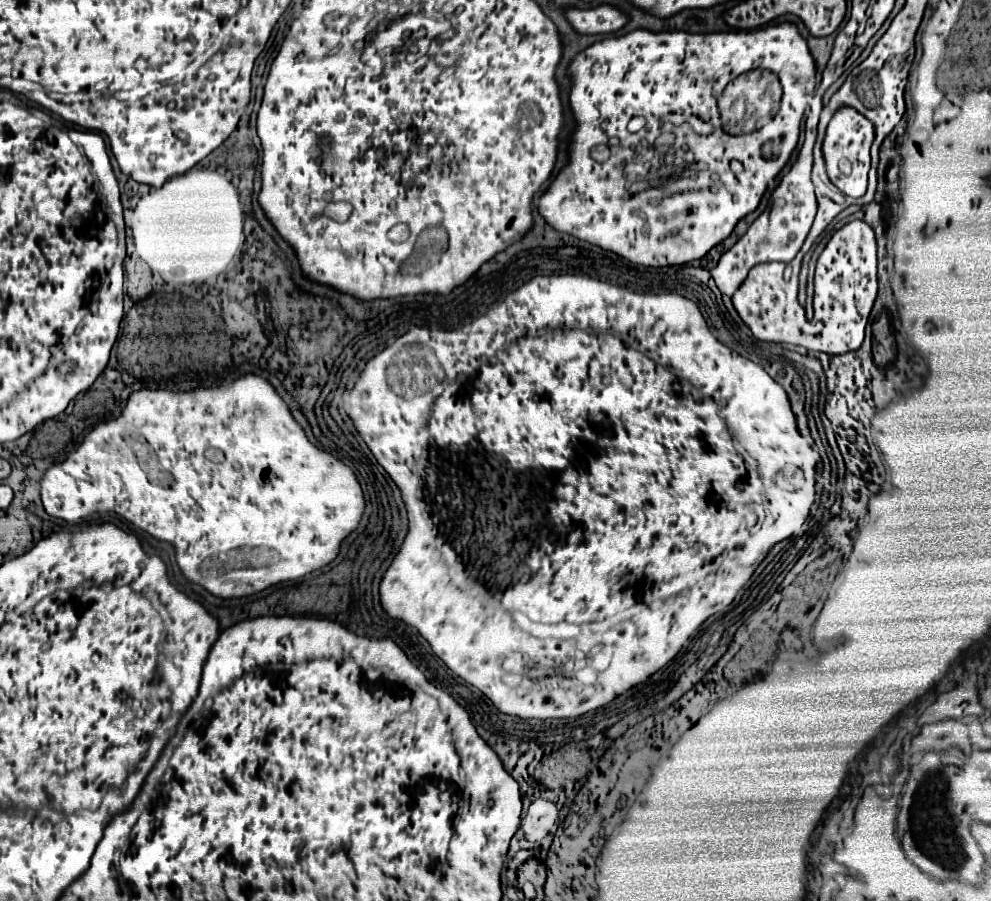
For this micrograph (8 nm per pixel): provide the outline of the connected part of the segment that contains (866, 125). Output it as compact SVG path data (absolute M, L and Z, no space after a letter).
M843 107L836 111L832 123L828 125L826 145L822 147L826 159L826 171L830 181L848 197L862 197L868 187L868 171L870 171L870 147L876 135L876 127L856 109Z

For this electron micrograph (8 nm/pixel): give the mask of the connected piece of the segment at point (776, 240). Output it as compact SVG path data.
M821 100L810 107L806 118L806 141L798 153L798 161L792 165L790 173L782 177L780 185L772 192L768 209L750 225L746 235L740 237L732 249L722 253L718 265L714 267L714 281L716 281L716 287L720 289L722 295L732 297L734 291L740 287L740 283L746 279L748 271L754 265L772 263L772 261L790 263L796 257L796 253L800 251L800 247L802 247L802 243L812 227L816 209L818 209L810 173L812 173L812 161L814 161L812 149L816 143L816 125L818 125L818 115L820 115L822 108Z

